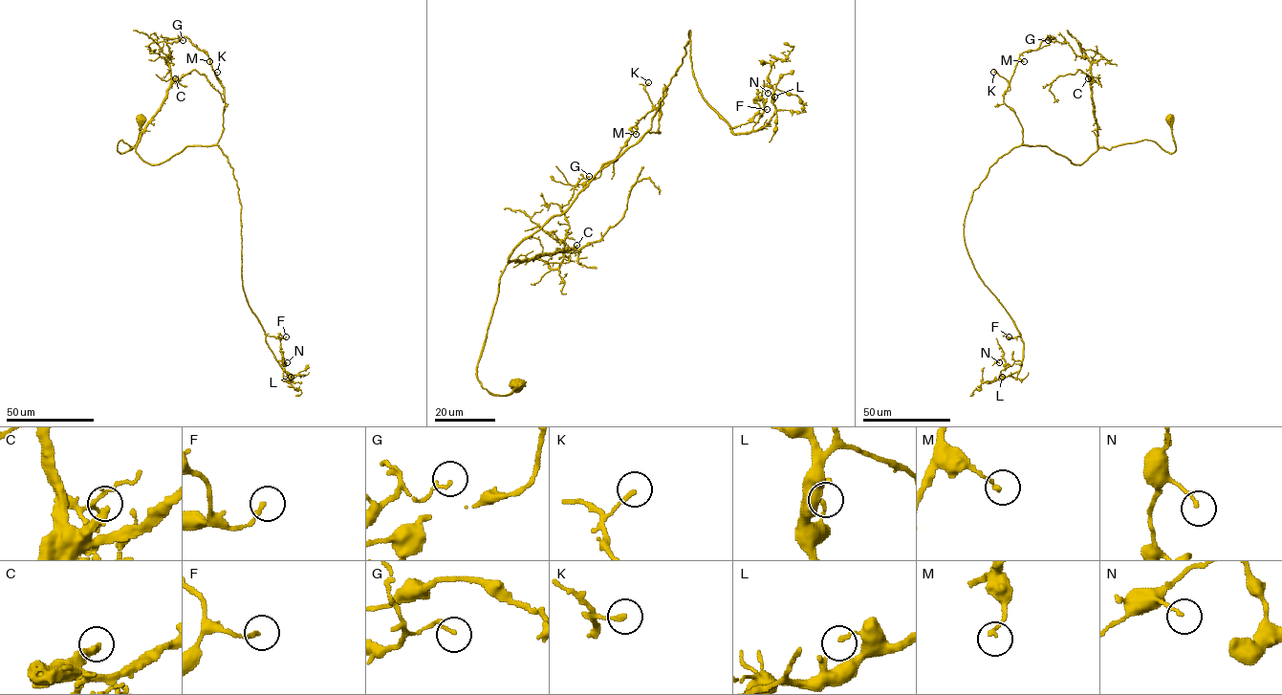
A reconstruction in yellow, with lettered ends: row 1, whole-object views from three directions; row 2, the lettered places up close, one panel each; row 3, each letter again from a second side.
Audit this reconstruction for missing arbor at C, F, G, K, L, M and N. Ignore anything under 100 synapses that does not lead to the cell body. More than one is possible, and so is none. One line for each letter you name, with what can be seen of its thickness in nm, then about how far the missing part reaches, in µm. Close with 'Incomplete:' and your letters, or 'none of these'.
C: Thickness 300 nm. Missing length about 70 µm
Incomplete: C

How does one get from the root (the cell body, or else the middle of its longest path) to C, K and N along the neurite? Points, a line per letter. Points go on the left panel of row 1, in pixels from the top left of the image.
C: (141, 119), (143, 122), (137, 143), (119, 152), (120, 140), (130, 149), (136, 146), (175, 78)
K: (141, 119), (137, 143), (119, 152), (121, 140), (159, 164), (187, 145), (215, 145), (226, 104), (217, 72)
N: (141, 119), (137, 143), (119, 152), (121, 140), (159, 164), (217, 145), (228, 159), (243, 291), (287, 362)

